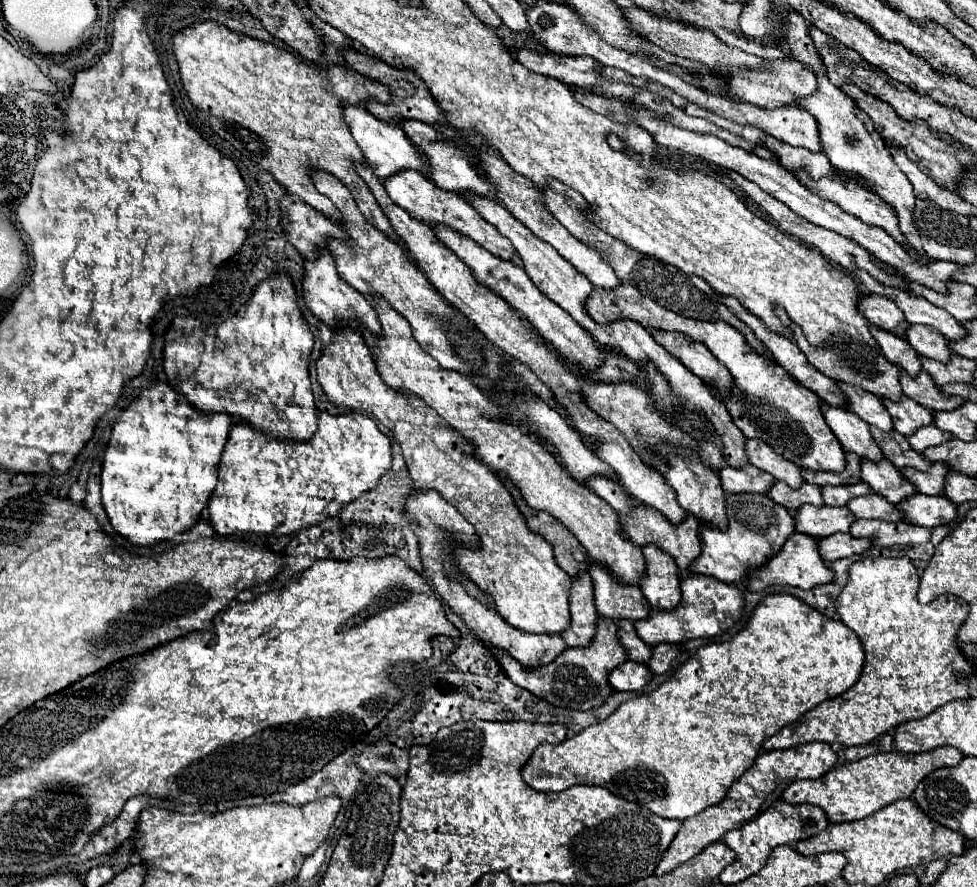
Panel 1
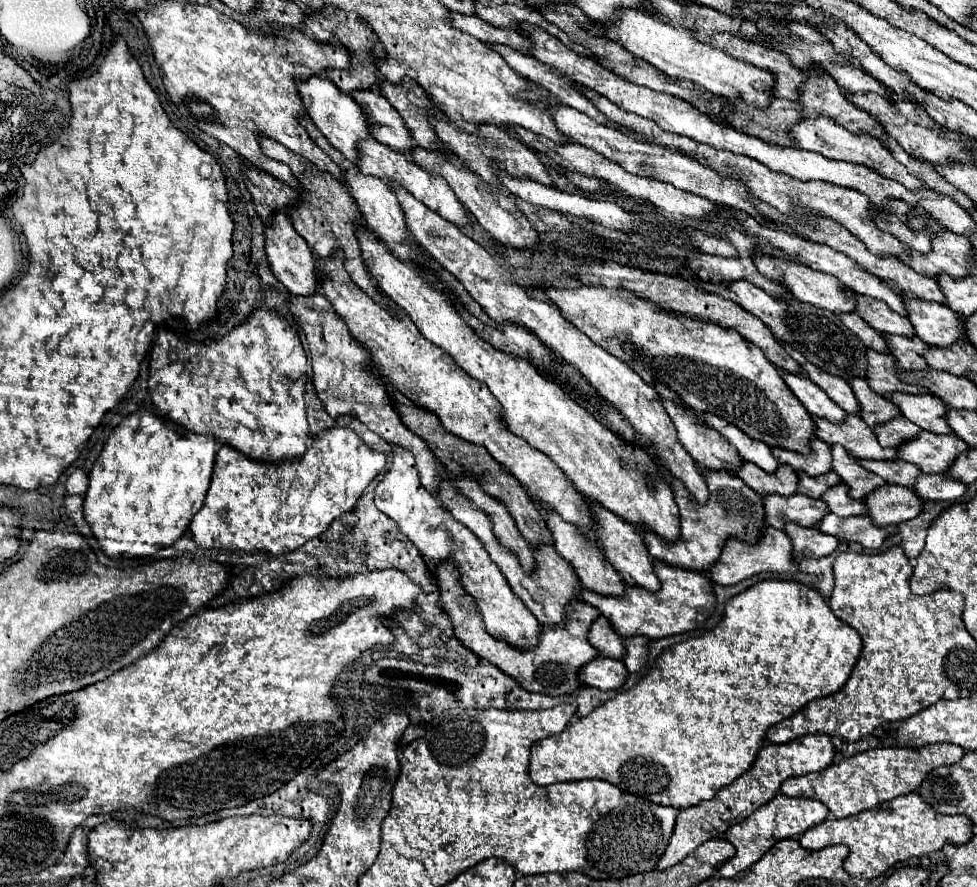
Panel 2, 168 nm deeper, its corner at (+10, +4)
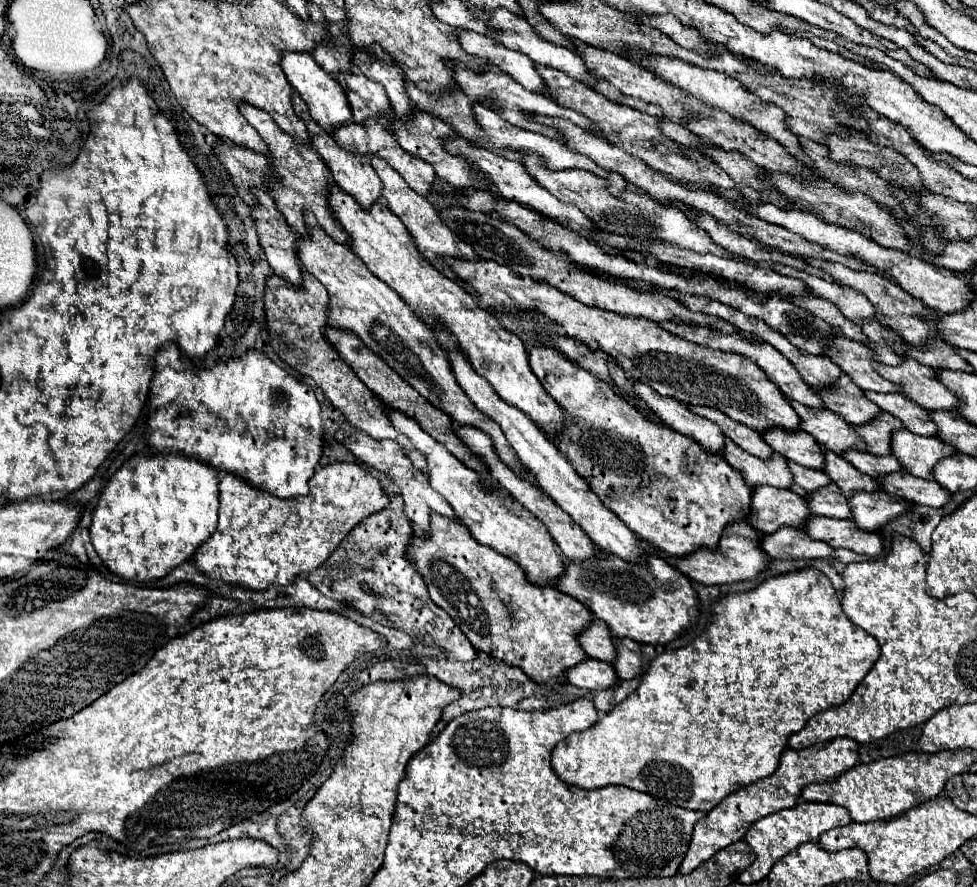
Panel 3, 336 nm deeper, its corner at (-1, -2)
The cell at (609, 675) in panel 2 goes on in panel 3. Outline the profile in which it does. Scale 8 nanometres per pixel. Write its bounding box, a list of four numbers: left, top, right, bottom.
[566,658,620,690]

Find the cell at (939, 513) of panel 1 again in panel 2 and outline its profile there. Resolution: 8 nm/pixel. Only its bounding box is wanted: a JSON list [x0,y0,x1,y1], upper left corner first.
[863,484,923,526]

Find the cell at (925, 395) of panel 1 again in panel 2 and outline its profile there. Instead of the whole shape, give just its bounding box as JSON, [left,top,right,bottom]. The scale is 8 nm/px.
[865,350,927,394]

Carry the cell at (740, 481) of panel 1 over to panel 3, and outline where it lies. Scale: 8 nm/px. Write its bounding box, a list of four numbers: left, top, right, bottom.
[610,364,724,454]

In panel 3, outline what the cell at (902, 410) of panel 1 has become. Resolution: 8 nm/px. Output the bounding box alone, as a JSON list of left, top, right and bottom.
[818,376,882,426]

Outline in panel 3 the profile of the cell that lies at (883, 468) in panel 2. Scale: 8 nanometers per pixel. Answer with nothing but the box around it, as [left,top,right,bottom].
[844,452,904,478]

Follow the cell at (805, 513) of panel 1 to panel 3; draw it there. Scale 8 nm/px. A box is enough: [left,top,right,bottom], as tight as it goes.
[750,486,810,534]

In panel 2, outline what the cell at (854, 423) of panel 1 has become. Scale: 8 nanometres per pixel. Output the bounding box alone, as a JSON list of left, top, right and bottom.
[781,372,847,422]

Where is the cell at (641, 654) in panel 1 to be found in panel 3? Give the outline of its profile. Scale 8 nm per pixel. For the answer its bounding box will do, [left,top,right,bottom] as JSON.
[580,620,616,662]

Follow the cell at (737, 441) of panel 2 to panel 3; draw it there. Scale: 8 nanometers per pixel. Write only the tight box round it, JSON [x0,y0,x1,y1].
[688,406,774,458]

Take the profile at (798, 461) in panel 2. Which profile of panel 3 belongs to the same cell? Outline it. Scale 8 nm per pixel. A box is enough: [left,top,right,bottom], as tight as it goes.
[764,430,824,470]

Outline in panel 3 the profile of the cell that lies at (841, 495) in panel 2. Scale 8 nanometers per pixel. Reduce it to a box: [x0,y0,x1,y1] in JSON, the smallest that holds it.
[808,484,852,518]

